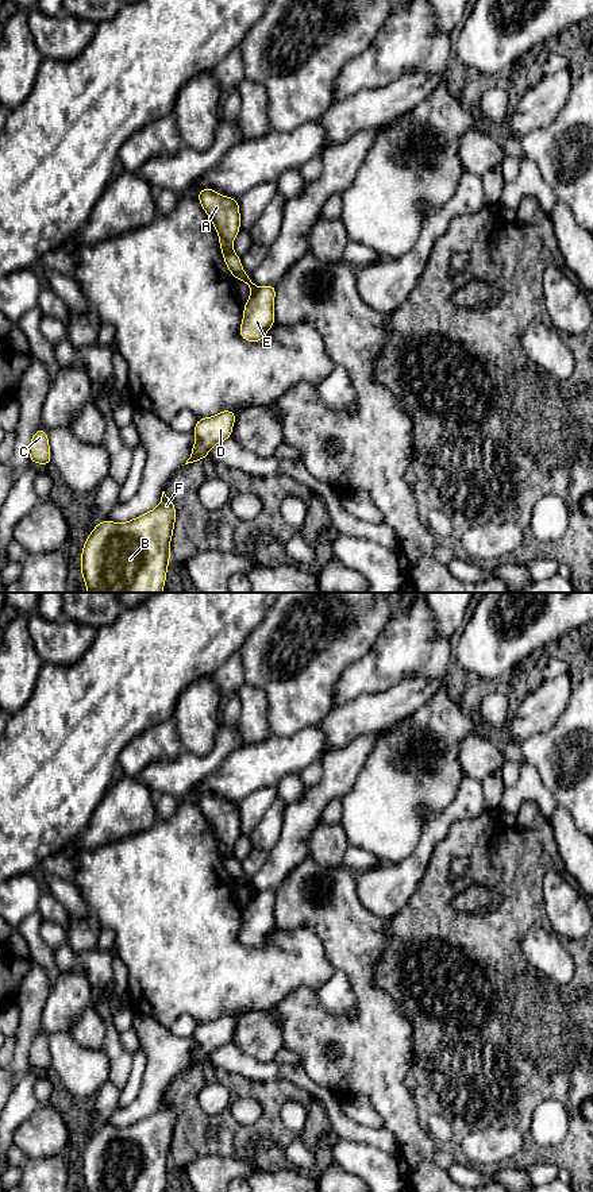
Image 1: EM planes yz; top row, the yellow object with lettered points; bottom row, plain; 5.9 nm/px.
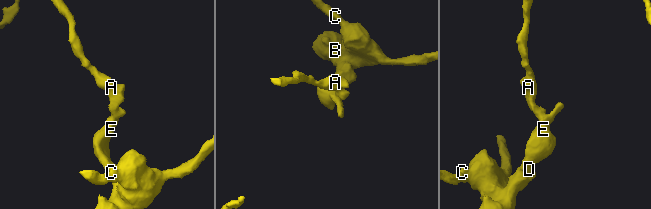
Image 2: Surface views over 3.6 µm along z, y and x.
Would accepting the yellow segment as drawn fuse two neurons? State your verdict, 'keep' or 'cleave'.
cleave

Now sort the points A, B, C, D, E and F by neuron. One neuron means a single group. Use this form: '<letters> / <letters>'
A / B C D E F

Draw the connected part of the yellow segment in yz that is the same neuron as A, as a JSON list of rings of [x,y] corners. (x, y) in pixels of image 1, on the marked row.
[[[203,188],[197,193],[197,200],[219,235],[219,246],[228,271],[234,279],[243,281],[254,293],[258,288],[251,275],[244,273],[240,256],[232,248],[234,240],[242,229],[238,198],[226,197],[211,188]]]

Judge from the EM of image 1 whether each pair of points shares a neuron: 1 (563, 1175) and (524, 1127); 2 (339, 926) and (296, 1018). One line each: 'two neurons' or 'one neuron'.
1: two neurons
2: one neuron

